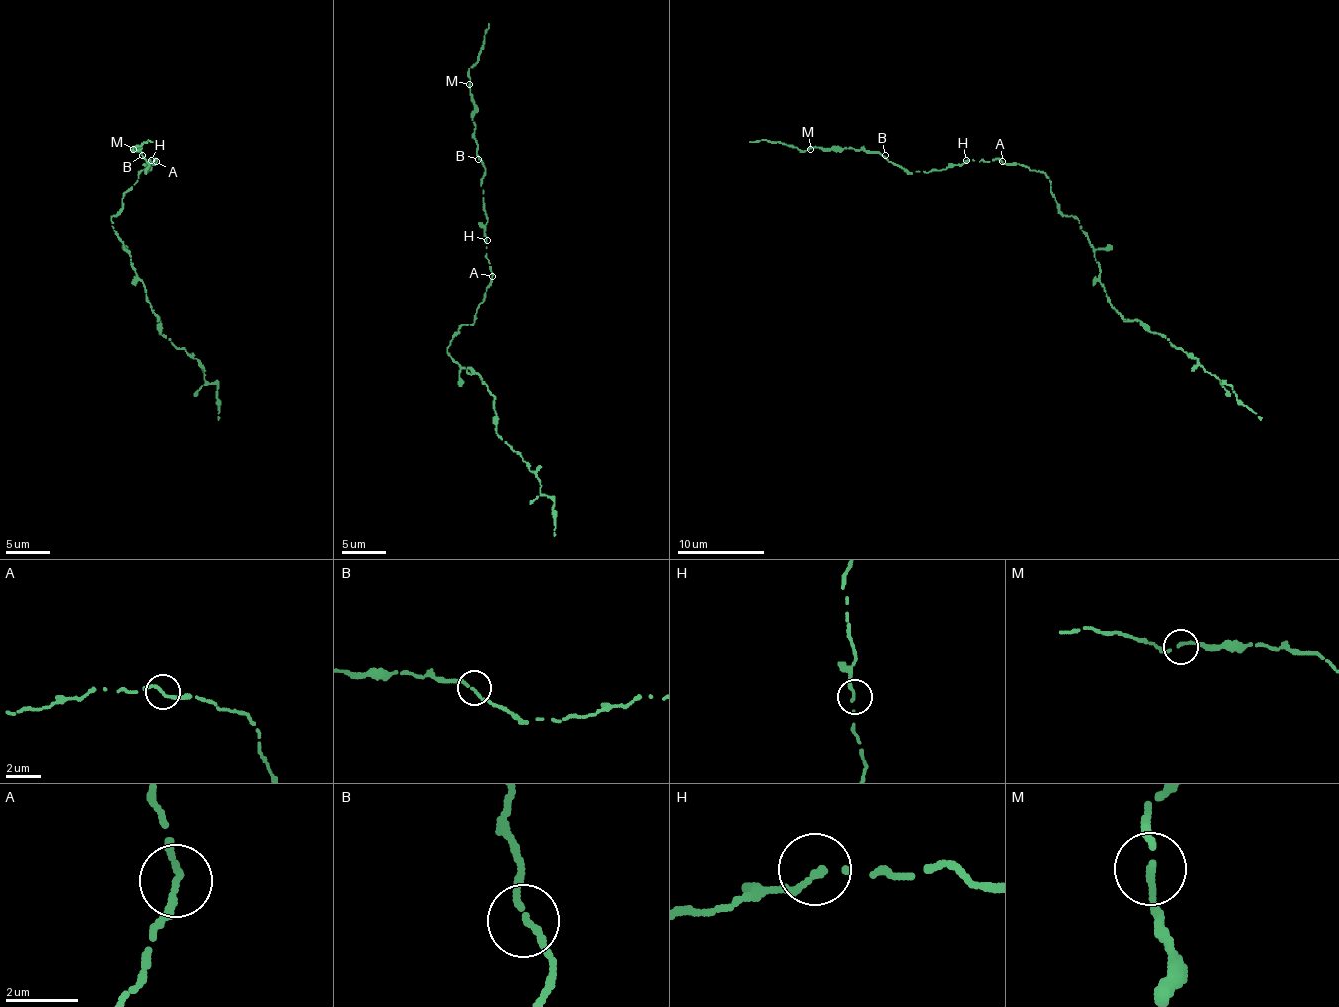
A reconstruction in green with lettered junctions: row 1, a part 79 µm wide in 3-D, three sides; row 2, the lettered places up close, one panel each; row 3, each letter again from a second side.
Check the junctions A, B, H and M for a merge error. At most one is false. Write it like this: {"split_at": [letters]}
{"split_at": []}

